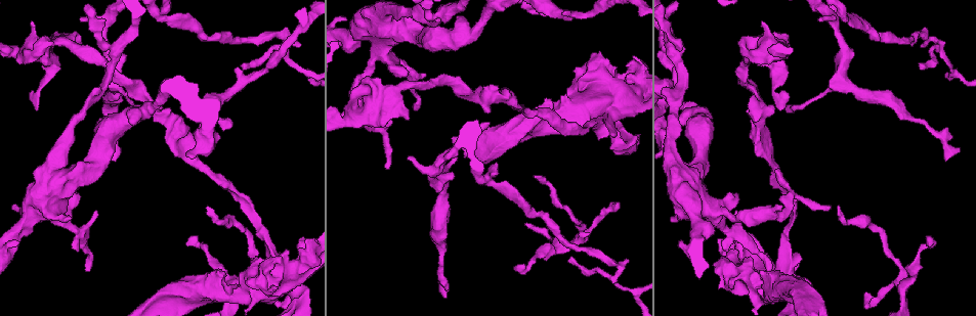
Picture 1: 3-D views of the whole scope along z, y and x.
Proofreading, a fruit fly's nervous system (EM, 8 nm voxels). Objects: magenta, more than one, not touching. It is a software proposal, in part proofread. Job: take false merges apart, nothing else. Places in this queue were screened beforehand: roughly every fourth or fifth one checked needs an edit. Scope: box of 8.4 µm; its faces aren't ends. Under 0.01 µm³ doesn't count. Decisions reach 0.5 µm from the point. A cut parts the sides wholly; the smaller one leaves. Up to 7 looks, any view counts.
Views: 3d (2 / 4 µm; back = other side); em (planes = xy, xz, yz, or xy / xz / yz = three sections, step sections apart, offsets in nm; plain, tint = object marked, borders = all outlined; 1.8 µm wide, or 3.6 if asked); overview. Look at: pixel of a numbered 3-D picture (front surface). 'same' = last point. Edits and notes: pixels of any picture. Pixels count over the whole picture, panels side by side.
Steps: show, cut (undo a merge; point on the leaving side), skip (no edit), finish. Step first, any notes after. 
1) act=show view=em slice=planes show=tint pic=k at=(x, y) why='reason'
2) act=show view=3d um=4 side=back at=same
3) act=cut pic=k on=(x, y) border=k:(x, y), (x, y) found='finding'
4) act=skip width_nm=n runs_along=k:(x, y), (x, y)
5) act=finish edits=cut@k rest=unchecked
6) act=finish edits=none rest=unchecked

act=show view=3d um=4 pic=1 at=(805, 105) why='a narrow waist'

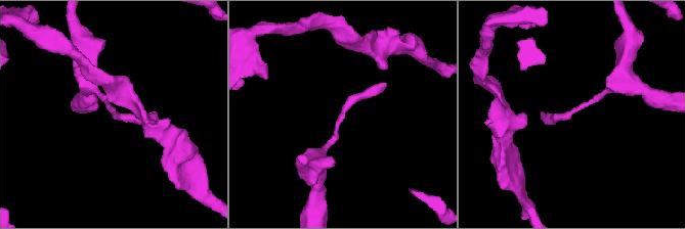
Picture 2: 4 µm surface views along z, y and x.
act=show view=em slice=planes show=borders pic=2 at=(343, 114) why='now the EM'

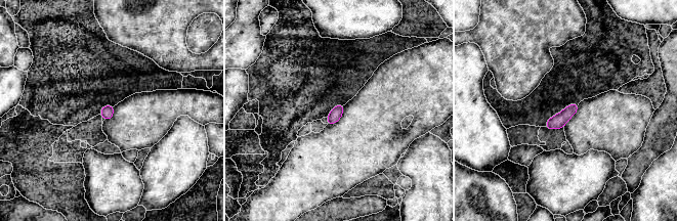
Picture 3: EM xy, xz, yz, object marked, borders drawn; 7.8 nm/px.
act=skip width_nm=100 found='one neuron here'

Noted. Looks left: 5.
act=show view=3d um=4 pic=1 at=(303, 265) why='calibre changes'

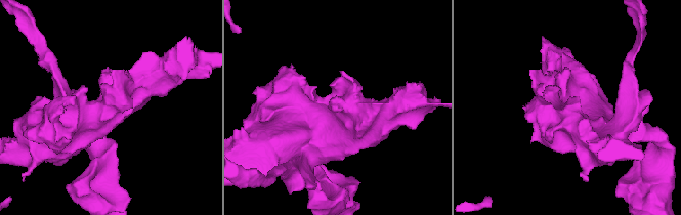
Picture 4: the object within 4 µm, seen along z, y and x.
act=show view=em um=3.6 slice=xy step=16 show=tint pic=4 at=(107, 109) why='need the tissue'

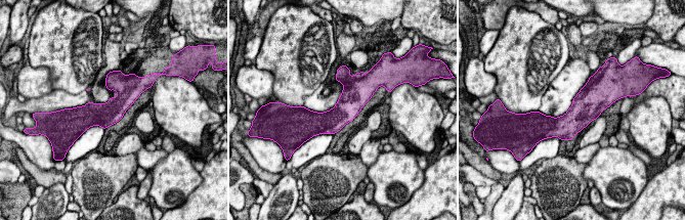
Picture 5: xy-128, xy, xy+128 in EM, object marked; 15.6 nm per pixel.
act=show view=em um=3.6 slice=planes show=tint at=same

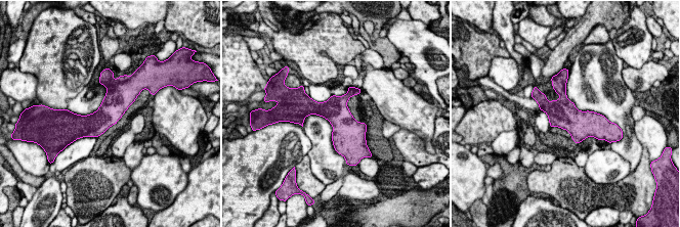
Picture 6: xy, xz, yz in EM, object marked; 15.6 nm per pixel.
act=skip width_nm=380 found='all the same neuron'

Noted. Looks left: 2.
act=show view=3d um=4 pic=1 at=(207, 252) why='narrows sharply'

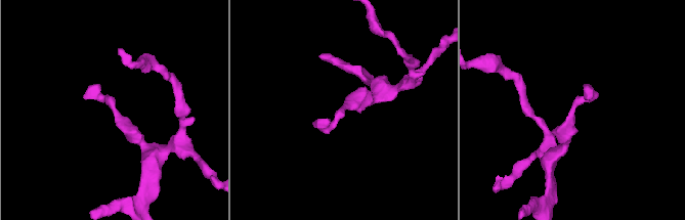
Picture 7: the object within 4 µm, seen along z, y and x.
act=show view=em slice=planes show=tint pic=7 at=(343, 107) why='now the EM'

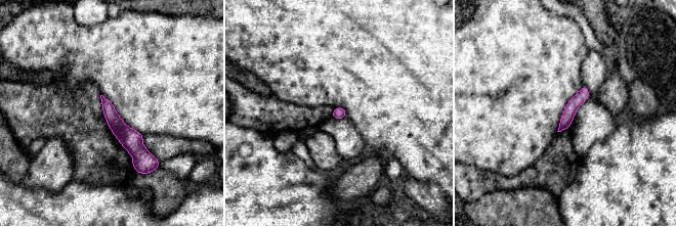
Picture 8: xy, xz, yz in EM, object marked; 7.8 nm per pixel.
act=skip width_nm=90 runs_along=8:(104, 101), (141, 155), (141, 165) found='continuous, no second neuron'

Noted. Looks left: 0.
act=finish edits=none rest=unchecked

